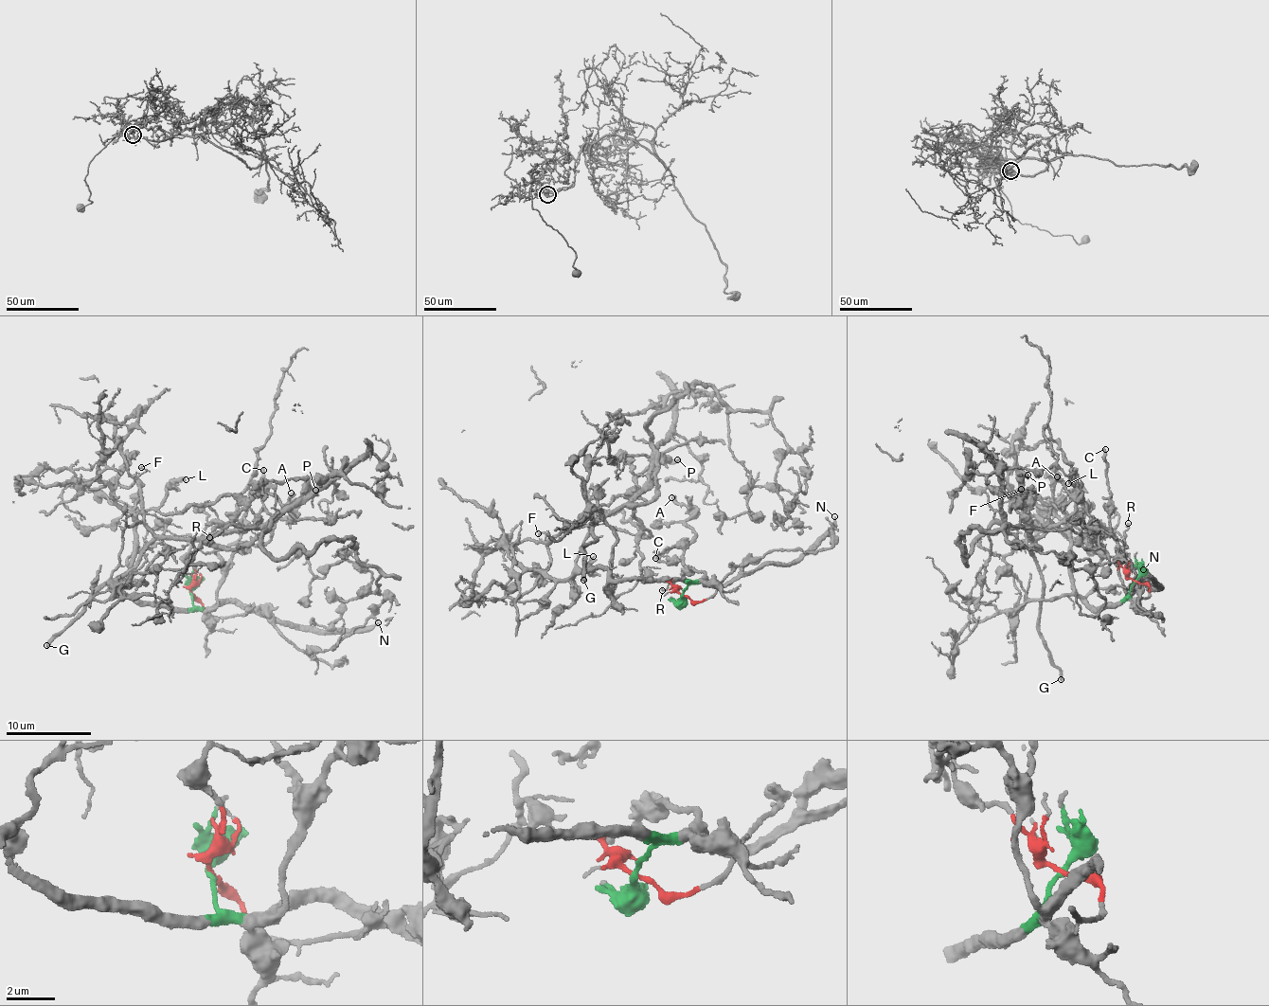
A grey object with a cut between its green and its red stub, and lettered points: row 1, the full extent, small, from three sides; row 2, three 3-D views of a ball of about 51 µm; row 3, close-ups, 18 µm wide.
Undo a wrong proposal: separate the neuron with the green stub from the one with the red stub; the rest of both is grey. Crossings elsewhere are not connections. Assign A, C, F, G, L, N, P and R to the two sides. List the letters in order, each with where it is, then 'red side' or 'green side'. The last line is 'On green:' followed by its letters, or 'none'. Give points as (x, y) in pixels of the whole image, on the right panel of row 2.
A: at (1057, 476); green side
C: at (1105, 449); green side
F: at (1021, 489); red side
G: at (1061, 679); red side
L: at (1068, 483); green side
N: at (1143, 569); green side
P: at (1027, 475); green side
R: at (1128, 523); green side
On green: A, C, L, N, P, R

